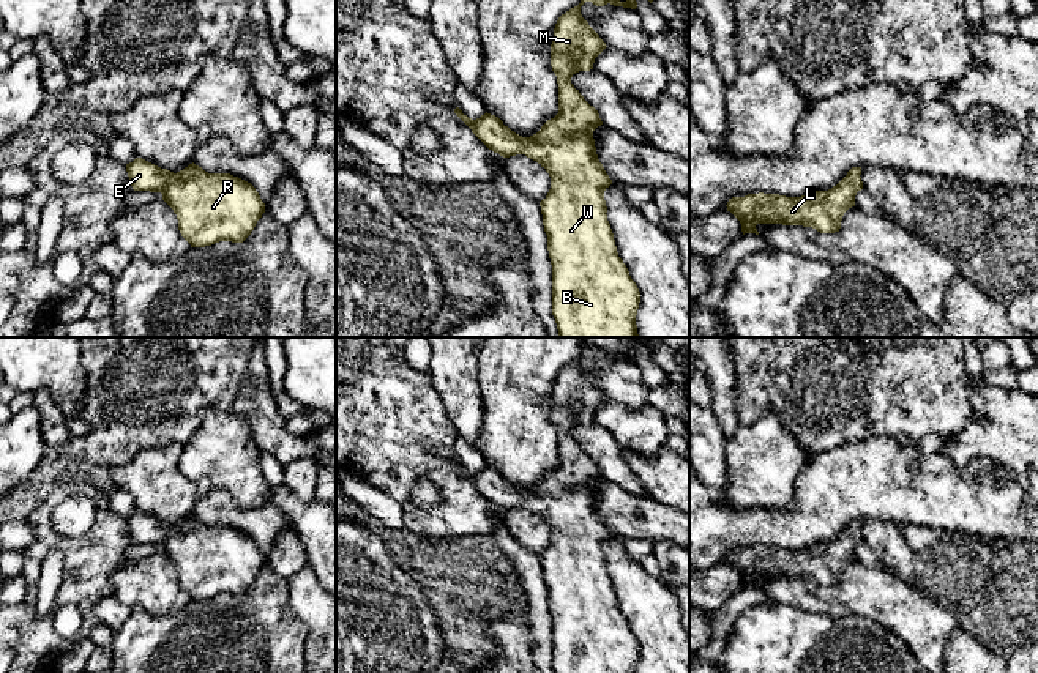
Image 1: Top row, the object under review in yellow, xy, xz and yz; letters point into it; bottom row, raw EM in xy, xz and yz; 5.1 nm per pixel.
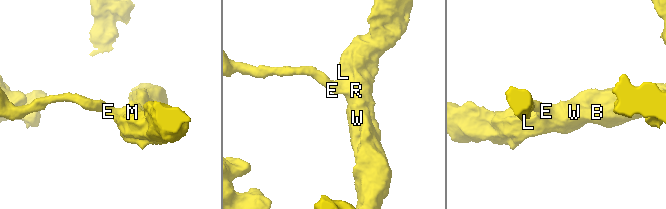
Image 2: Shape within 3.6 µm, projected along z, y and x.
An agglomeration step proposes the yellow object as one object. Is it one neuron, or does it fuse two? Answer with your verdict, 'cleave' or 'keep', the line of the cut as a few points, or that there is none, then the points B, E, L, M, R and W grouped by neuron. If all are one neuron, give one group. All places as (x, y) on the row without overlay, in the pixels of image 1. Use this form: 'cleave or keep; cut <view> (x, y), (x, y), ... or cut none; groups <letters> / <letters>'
keep; cut none; groups B E L M R W

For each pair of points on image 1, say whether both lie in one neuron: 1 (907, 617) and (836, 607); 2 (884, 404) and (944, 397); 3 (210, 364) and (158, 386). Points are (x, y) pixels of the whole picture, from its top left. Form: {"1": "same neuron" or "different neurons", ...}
{"1": "same neuron", "2": "same neuron", "3": "same neuron"}

